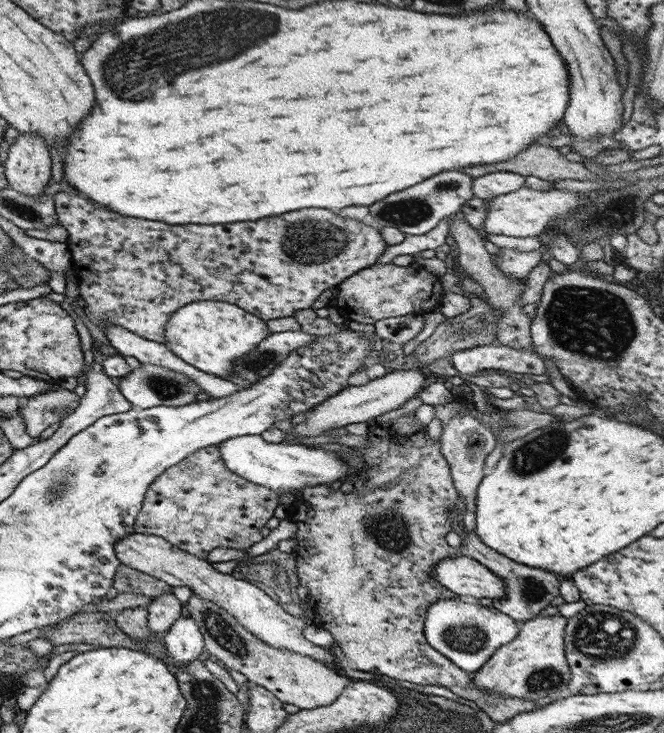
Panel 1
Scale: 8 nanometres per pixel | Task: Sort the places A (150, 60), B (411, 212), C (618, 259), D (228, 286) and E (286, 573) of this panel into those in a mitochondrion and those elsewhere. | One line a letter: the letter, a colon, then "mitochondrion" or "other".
A: mitochondrion
B: mitochondrion
C: other
D: other
E: other

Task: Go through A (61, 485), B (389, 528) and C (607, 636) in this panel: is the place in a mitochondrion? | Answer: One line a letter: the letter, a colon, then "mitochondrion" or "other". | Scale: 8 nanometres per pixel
A: mitochondrion
B: mitochondrion
C: mitochondrion

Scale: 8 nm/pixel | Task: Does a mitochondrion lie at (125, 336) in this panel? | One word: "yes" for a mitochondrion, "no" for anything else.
no

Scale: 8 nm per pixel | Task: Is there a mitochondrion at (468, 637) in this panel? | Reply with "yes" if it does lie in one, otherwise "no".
yes

